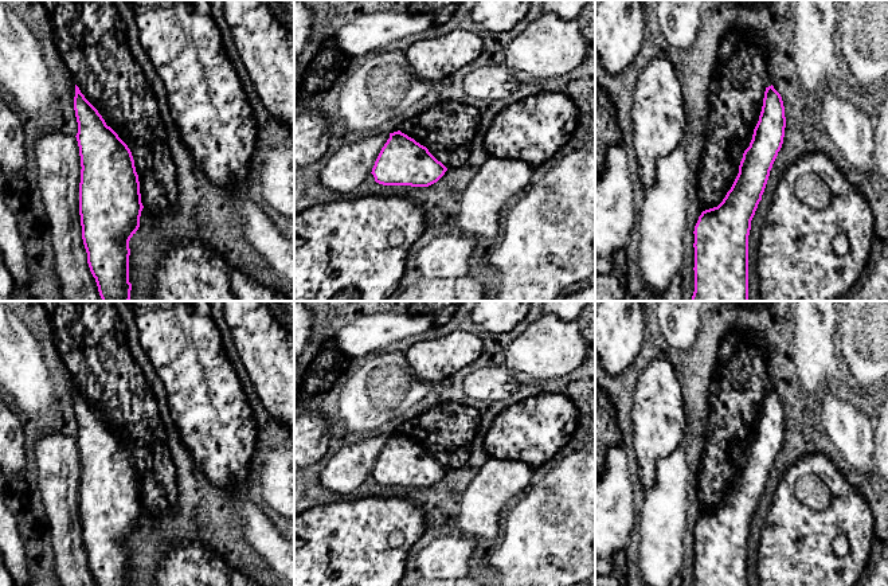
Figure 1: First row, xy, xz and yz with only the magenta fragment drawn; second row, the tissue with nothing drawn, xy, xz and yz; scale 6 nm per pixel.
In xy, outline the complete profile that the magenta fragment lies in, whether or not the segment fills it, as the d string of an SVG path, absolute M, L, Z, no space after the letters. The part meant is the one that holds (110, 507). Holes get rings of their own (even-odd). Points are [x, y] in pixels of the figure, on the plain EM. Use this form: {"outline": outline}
{"outline": "M75 386L81 457L79 516L87 564L97 586L129 583L129 542L144 509L134 461Z"}

